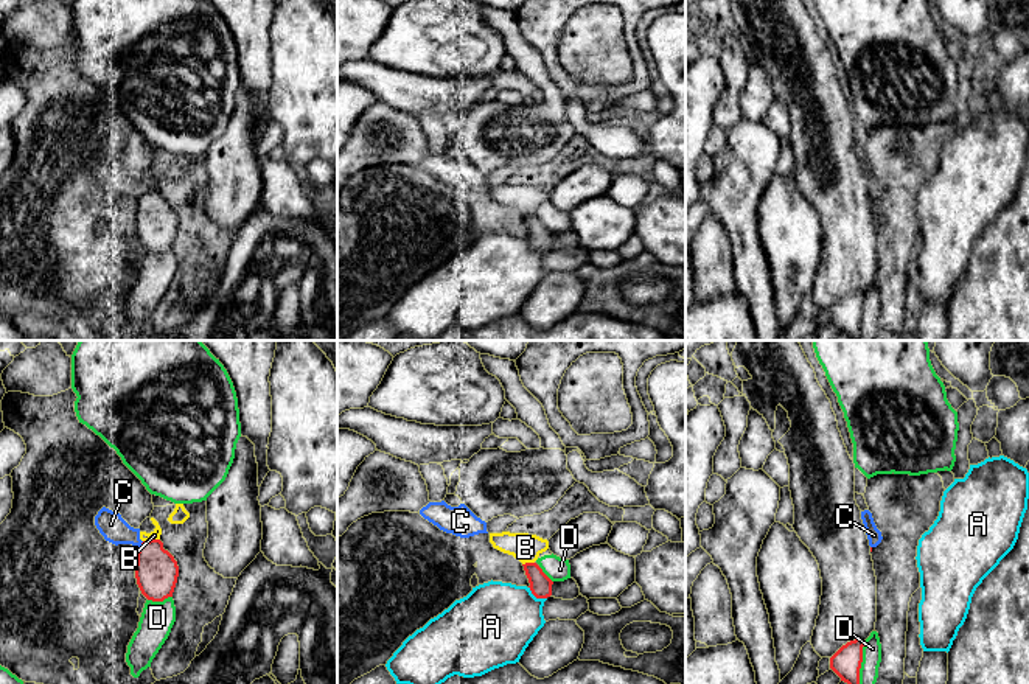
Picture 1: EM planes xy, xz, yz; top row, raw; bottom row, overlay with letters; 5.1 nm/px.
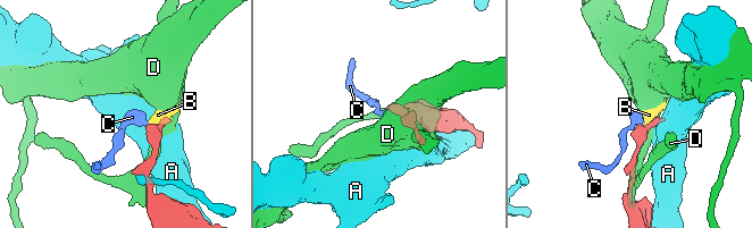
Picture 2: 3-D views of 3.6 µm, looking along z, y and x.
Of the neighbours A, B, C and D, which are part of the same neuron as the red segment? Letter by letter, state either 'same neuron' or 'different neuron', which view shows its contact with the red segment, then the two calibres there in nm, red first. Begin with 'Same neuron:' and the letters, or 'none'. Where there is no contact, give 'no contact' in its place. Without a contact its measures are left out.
Same neuron: none
A: different neuron | xz | 110/400 nm
B: different neuron | xy | 220/50 nm
C: different neuron | xy | 220/140 nm
D: different neuron | yz | 160/100 nm

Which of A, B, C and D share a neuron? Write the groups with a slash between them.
A / B C / D

